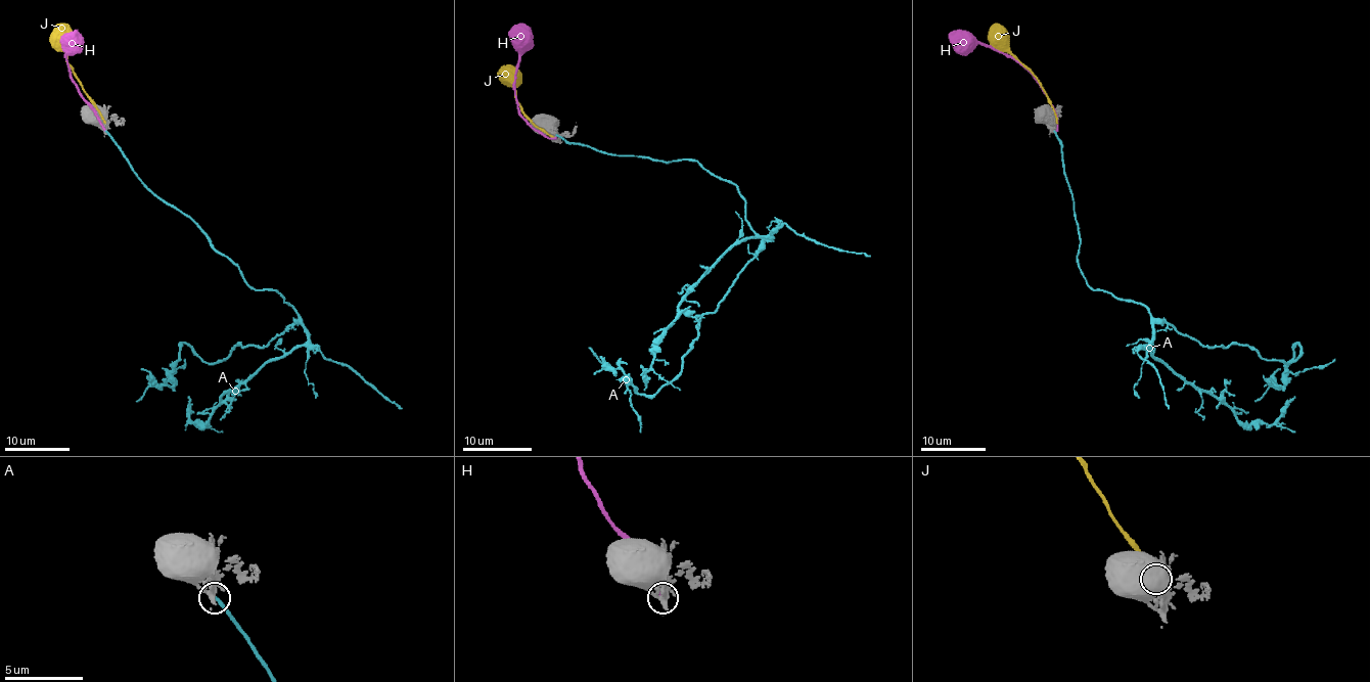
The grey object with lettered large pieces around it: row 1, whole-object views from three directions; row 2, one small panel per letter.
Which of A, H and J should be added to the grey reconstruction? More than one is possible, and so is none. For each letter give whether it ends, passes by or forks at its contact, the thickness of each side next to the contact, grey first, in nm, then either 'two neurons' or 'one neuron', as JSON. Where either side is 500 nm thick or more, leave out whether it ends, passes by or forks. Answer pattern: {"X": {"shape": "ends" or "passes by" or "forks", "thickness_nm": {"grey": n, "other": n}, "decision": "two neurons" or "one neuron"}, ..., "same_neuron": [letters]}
{"A": {"shape": "ends", "thickness_nm": {"grey": 280, "other": 190}, "decision": "one neuron"}, "H": {"shape": "ends", "thickness_nm": {"grey": 240, "other": 240}, "decision": "two neurons"}, "J": {"shape": "passes by", "thickness_nm": {"grey": 320, "other": 180}, "decision": "two neurons"}, "same_neuron": ["A"]}

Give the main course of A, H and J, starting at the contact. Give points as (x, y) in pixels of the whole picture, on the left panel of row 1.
A: (106, 132), (147, 187), (299, 316), (224, 360), (181, 344), (173, 384), (135, 401)
H: (104, 129), (69, 70), (65, 58), (71, 45), (69, 34), (72, 36)
J: (101, 116), (67, 61), (67, 49), (57, 33), (57, 26)

